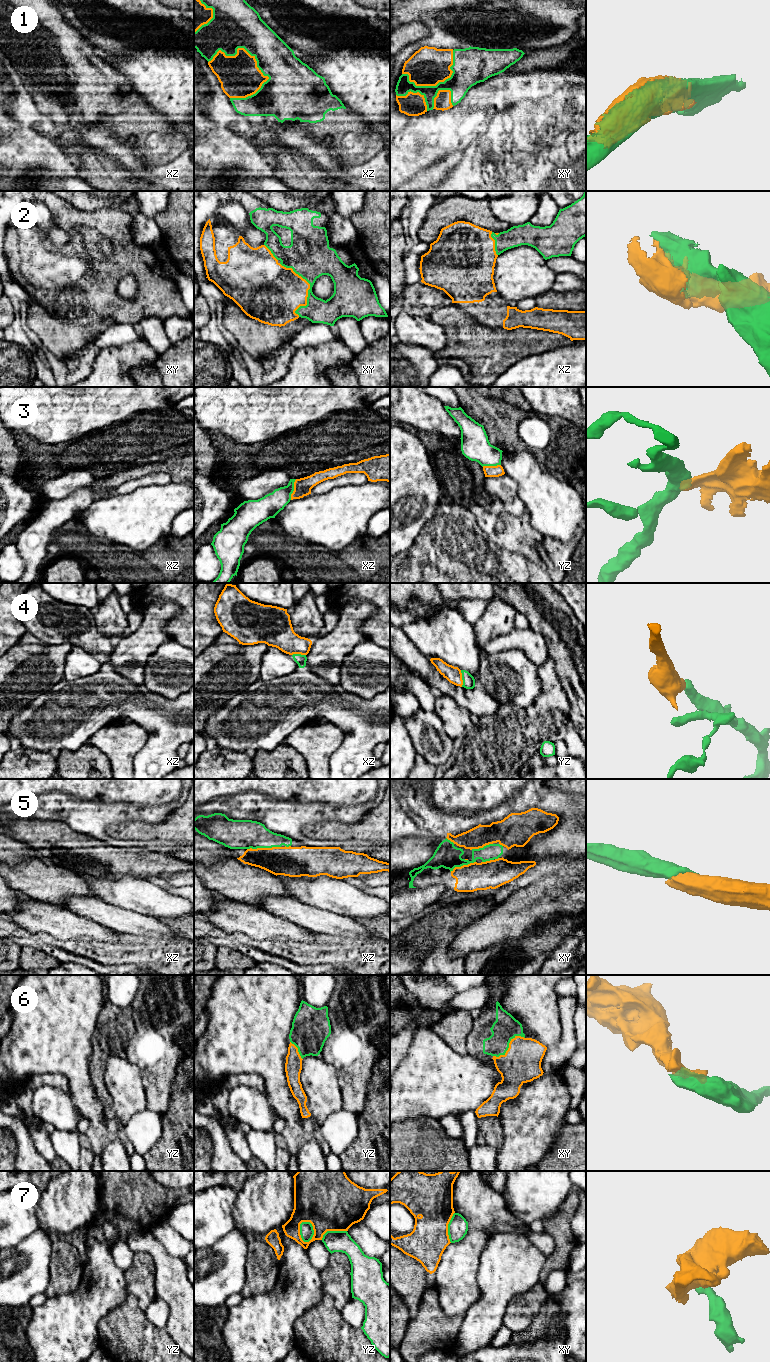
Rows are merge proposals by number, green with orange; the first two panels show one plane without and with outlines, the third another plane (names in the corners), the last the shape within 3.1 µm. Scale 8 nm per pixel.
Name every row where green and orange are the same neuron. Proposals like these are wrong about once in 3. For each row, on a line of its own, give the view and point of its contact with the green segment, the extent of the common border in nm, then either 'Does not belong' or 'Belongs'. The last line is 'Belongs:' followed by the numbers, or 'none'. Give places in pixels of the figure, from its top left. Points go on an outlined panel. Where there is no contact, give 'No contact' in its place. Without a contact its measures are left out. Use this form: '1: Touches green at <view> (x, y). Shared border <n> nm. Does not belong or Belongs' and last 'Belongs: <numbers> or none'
1: Touches green at xz (241, 47). Shared border 500 nm. Belongs
2: Touches green at xy (310, 287). Shared border 460 nm. Belongs
3: Touches green at xz (293, 489). Shared border 180 nm. Does not belong
4: Touches green at yz (462, 678). Shared border 140 nm. Belongs
5: Touches green at xz (263, 847). Shared border 280 nm. Belongs
6: Touches green at xy (508, 1046). Shared border 300 nm. Belongs
7: Touches green at yz (313, 1233). Shared border 180 nm. Does not belong
Belongs: 1, 2, 4, 5, 6

